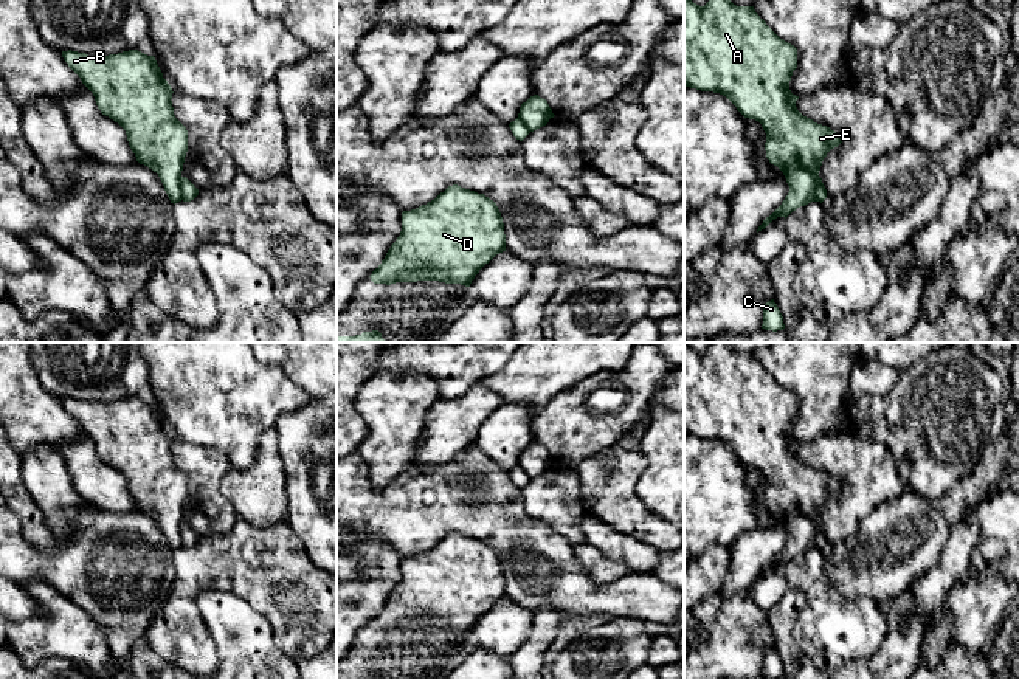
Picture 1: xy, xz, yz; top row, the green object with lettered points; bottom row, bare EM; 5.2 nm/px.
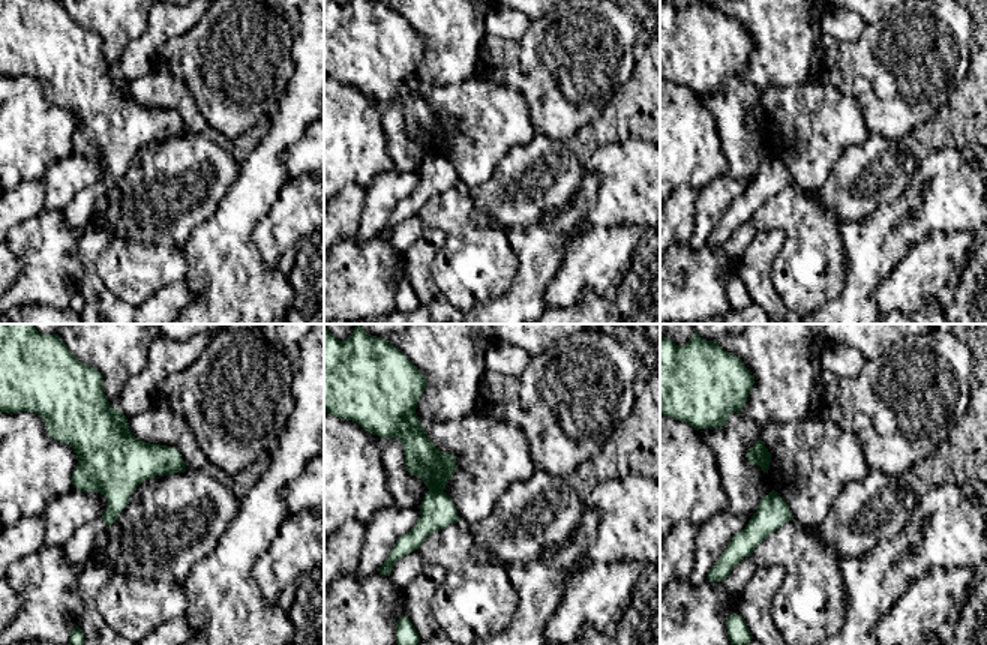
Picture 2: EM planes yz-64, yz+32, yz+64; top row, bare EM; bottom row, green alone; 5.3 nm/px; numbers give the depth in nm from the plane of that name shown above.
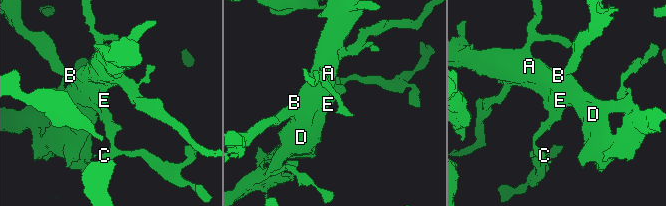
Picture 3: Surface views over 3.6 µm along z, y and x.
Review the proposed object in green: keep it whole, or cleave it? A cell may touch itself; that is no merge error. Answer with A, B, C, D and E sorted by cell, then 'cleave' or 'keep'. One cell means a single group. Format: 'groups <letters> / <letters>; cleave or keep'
groups A B C D E; keep

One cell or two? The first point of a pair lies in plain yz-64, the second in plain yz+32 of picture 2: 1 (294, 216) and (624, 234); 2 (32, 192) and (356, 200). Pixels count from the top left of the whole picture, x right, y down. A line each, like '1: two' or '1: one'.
1: one
2: one

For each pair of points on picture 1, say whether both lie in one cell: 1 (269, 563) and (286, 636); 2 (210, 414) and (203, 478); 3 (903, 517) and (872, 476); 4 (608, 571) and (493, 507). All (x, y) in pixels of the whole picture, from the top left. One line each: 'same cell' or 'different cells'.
1: same cell
2: different cells
3: different cells
4: different cells

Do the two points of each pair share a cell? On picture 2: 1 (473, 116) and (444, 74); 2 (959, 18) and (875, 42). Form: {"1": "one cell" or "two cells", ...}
{"1": "two cells", "2": "one cell"}

